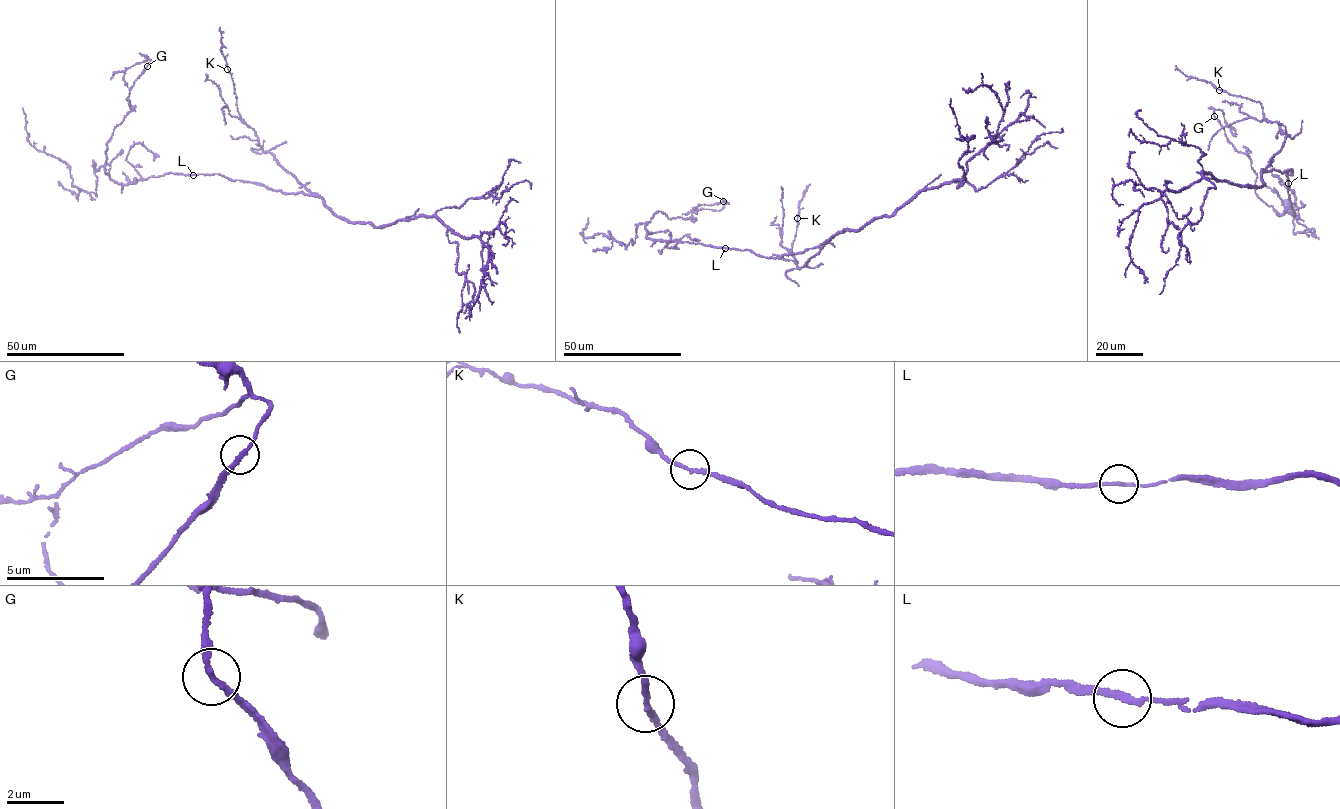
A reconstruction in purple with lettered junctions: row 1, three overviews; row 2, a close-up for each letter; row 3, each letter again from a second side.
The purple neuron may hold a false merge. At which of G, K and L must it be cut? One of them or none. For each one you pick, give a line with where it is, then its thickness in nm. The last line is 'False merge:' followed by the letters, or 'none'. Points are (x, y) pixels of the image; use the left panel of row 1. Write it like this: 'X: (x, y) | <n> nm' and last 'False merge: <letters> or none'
False merge: none

